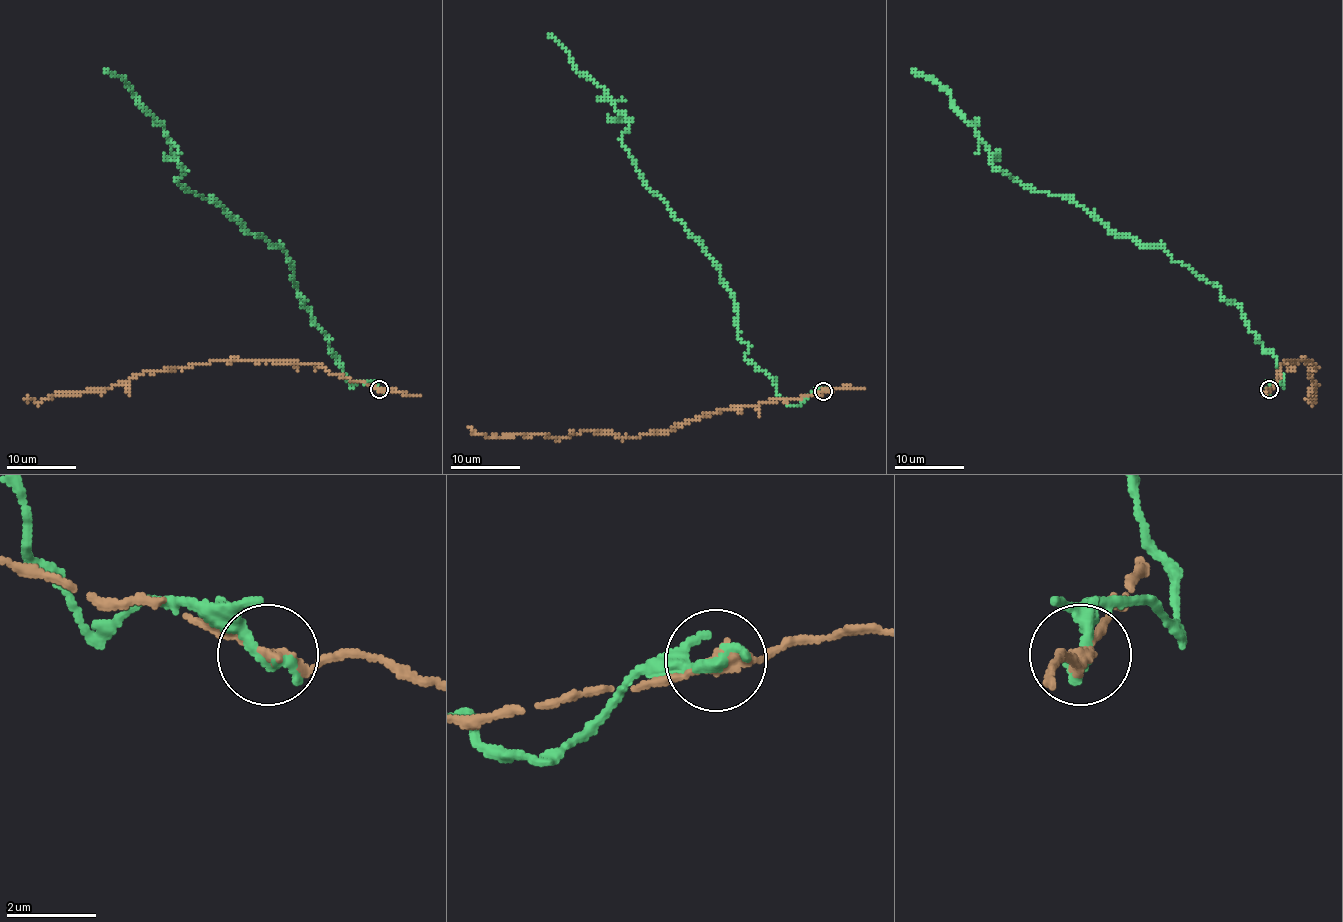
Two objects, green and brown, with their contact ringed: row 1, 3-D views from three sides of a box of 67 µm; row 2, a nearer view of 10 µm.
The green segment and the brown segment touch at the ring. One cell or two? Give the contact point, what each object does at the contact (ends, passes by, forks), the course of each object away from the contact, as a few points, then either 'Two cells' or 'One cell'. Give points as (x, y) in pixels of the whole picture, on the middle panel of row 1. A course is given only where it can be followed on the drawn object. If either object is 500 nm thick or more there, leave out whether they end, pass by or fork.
Place: (823, 391). At the ring green ends. At the ring brown passes by. Course of green: (823, 391), (789, 407), (746, 357), (735, 298), (718, 265), (646, 186), (621, 140), (626, 117), (547, 37). Course of brown: (823, 391), (702, 414), (667, 431), (628, 436), (588, 431), (556, 438), (493, 436), (476, 435), (467, 428). Two cells

